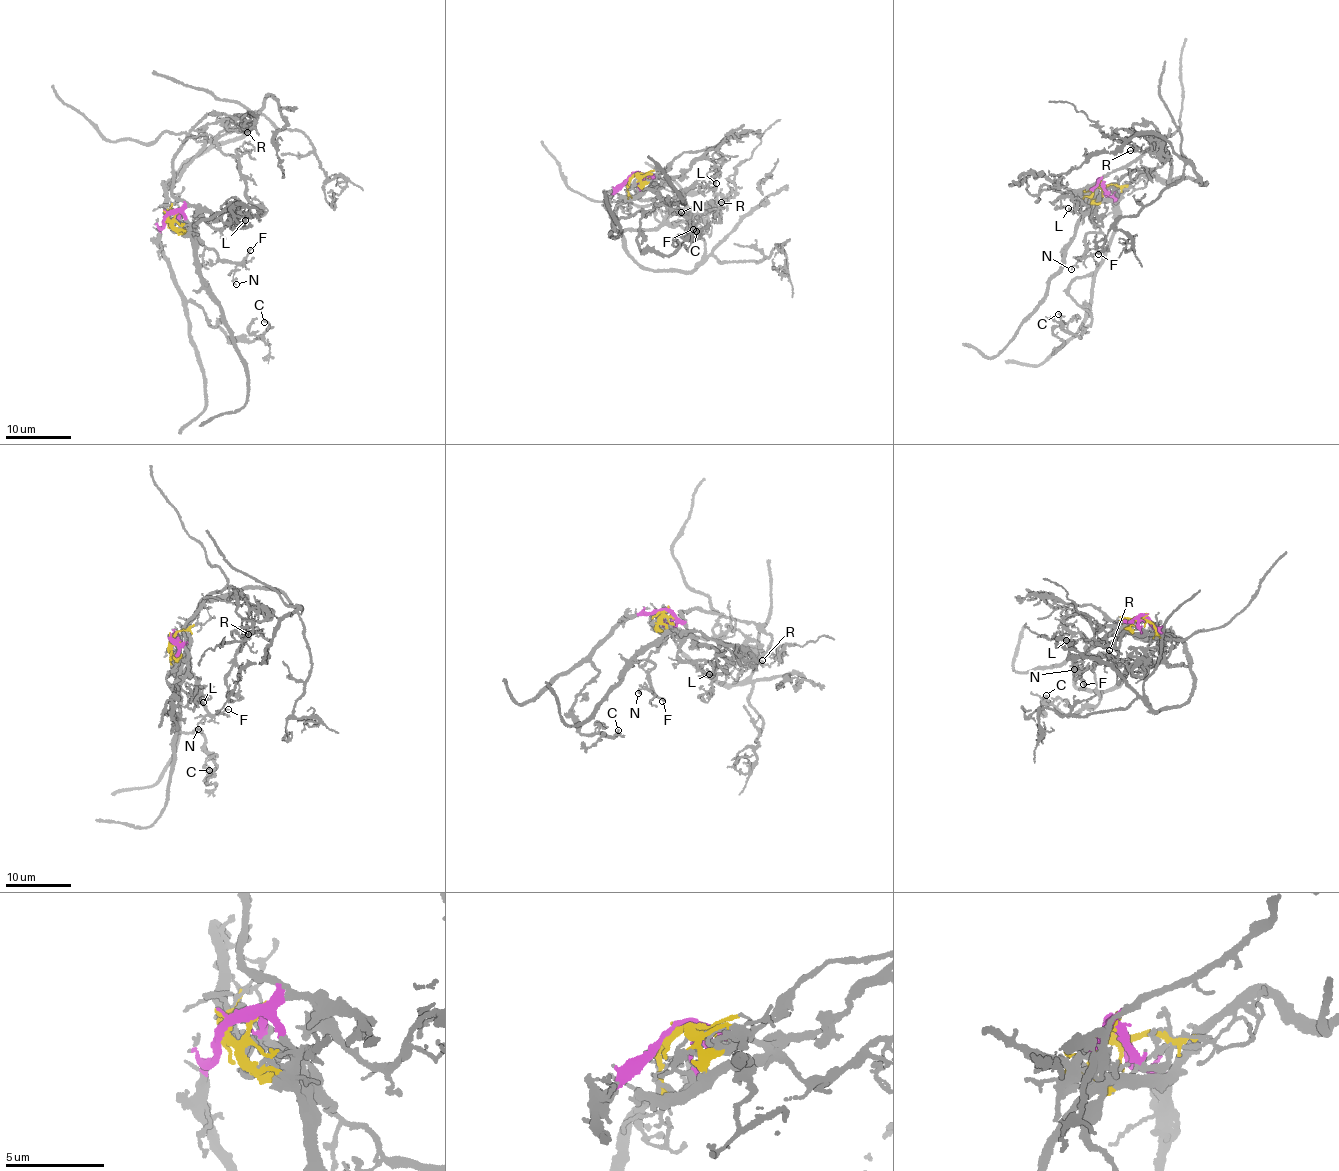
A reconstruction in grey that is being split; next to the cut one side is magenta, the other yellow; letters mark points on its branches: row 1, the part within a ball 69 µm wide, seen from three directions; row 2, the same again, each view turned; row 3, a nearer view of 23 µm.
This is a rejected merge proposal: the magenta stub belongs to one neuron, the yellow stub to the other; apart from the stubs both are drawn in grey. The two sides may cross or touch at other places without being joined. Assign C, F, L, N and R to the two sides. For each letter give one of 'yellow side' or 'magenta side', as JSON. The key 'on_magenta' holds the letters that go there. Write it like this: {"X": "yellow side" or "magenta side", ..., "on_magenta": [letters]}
{"C": "magenta side", "F": "yellow side", "L": "magenta side", "N": "yellow side", "R": "magenta side", "on_magenta": ["C", "L", "R"]}

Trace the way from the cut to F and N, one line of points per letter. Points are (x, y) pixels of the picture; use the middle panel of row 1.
F: (632, 177), (637, 175), (652, 183), (656, 207), (667, 203), (681, 213), (693, 230)
N: (632, 177), (637, 175), (655, 186), (656, 207), (668, 203), (671, 209), (681, 212)

